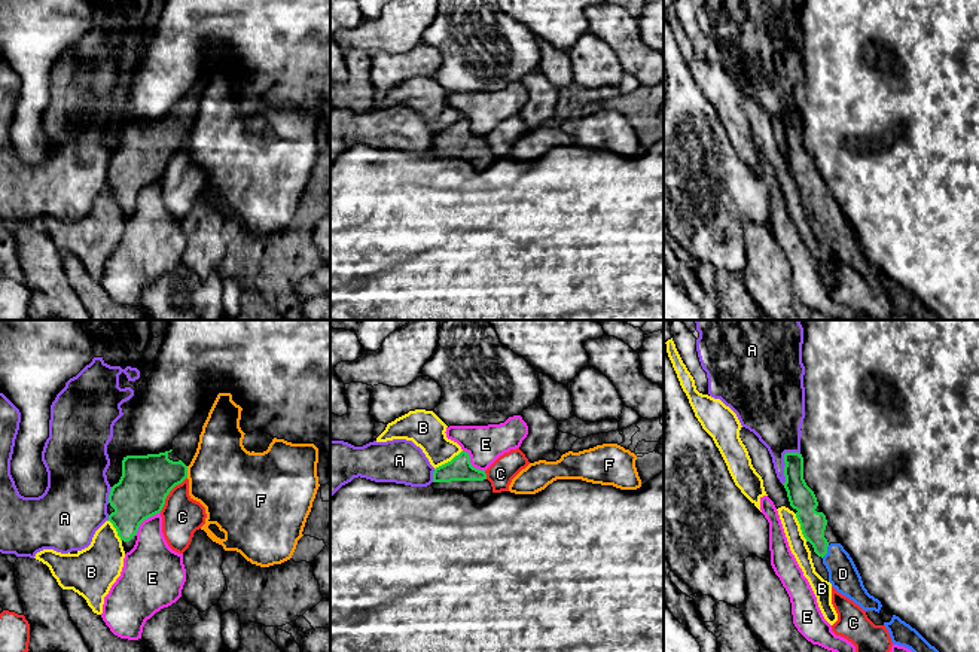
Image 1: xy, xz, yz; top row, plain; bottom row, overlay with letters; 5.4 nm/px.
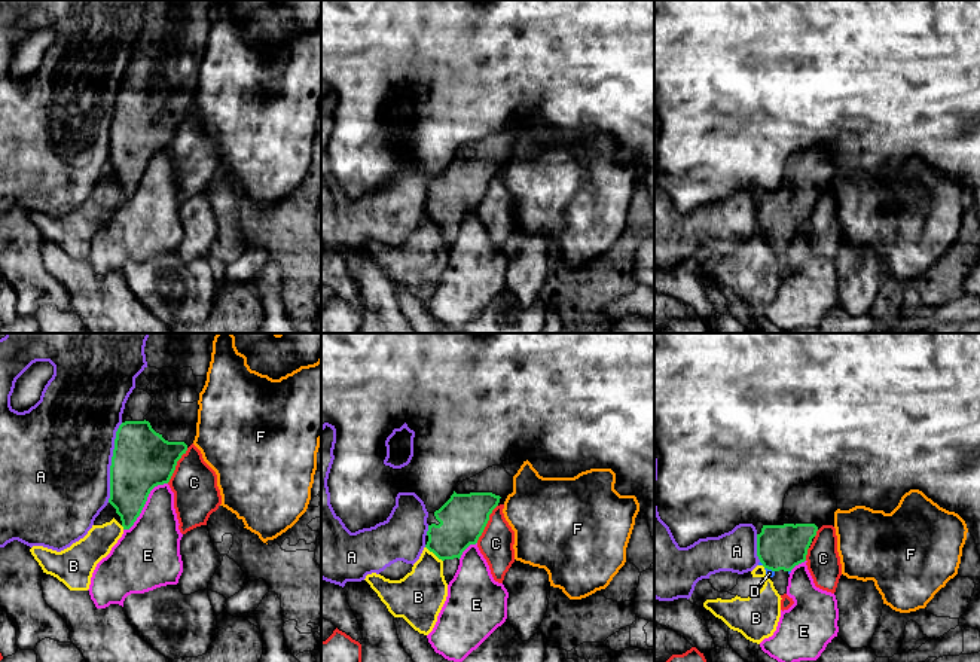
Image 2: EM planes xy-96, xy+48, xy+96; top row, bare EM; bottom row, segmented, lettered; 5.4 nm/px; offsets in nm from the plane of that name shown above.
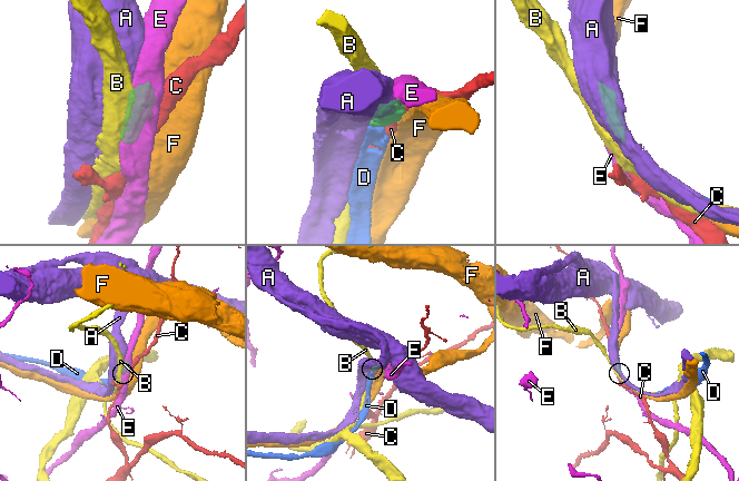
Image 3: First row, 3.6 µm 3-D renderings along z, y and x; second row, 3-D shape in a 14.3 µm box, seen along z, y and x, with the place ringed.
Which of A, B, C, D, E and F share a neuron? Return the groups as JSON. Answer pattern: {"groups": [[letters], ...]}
{"groups": [["A"], ["B"], ["C"], ["D"], ["E"], ["F"]]}

